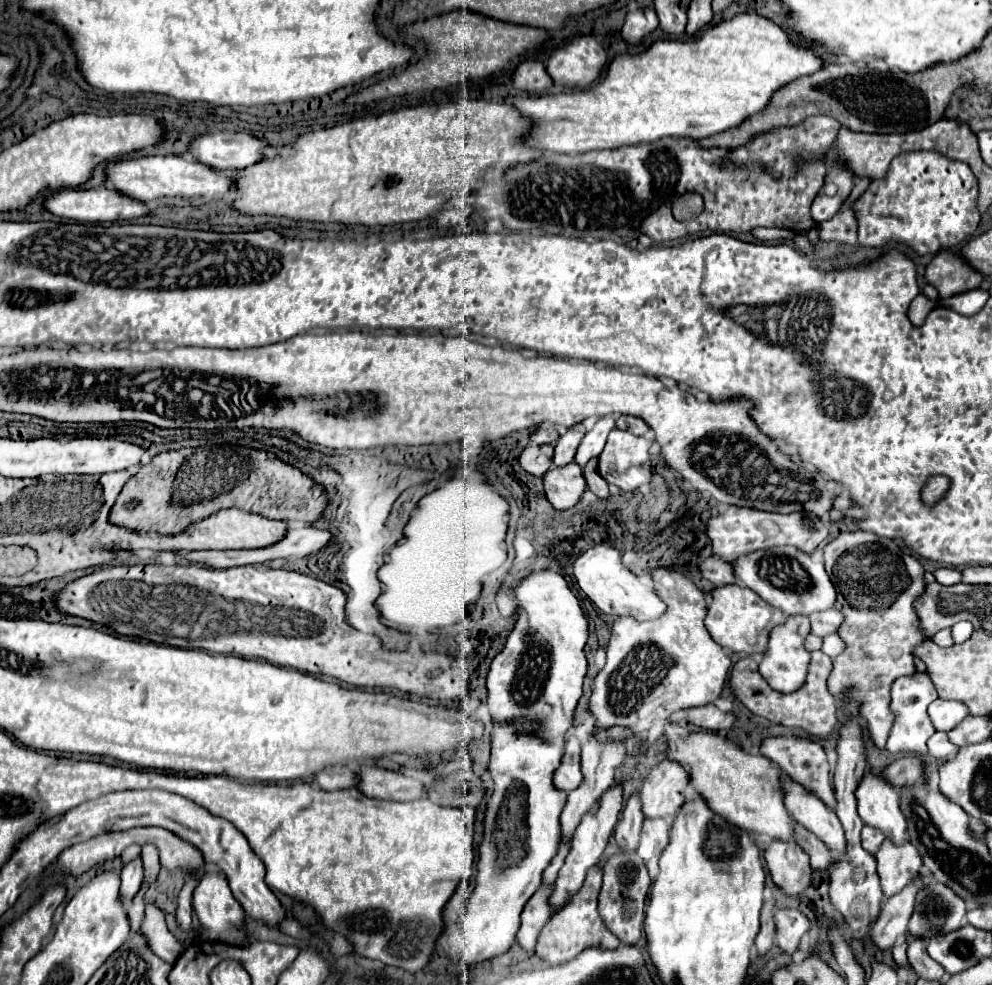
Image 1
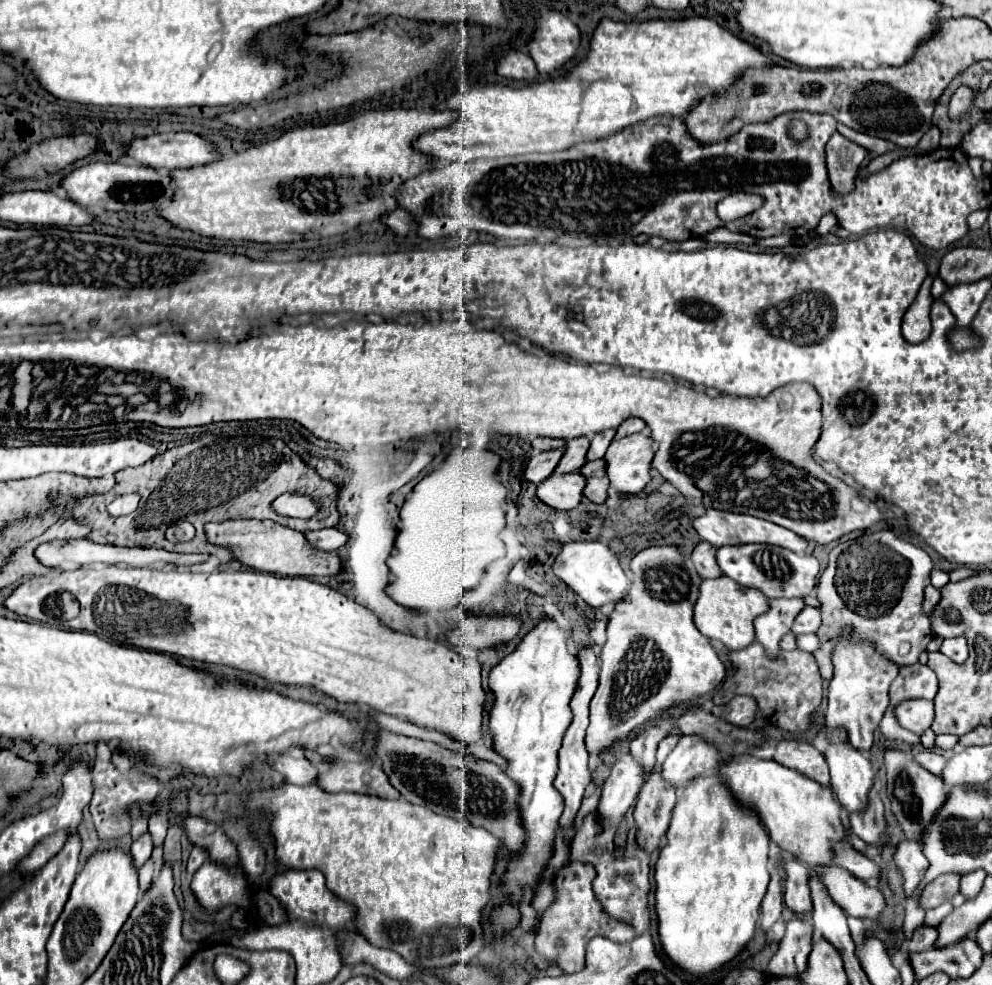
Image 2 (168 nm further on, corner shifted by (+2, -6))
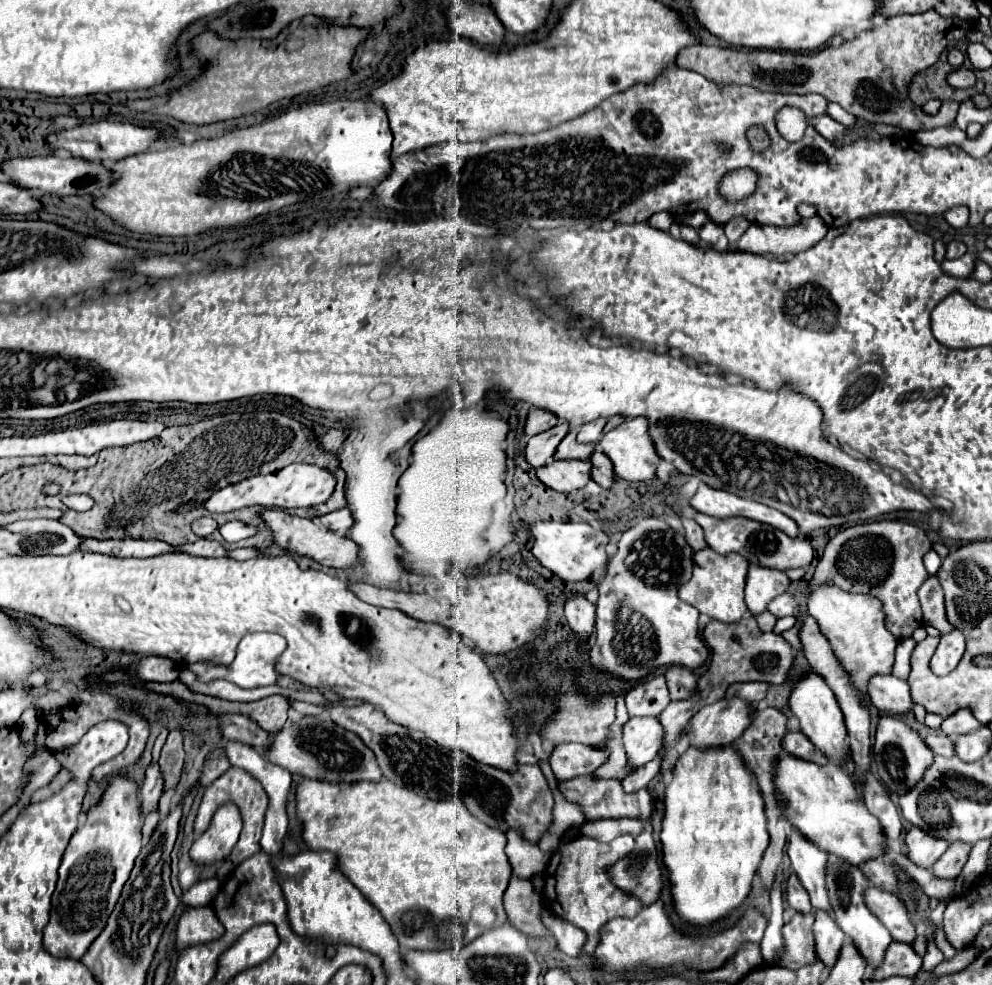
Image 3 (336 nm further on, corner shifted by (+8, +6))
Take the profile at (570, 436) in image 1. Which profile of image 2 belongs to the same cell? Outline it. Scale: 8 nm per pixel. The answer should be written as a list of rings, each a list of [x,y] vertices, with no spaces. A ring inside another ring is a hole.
[[[577,437],[567,441],[567,449],[555,467],[555,473],[573,473],[579,471],[585,463],[585,453],[589,449],[589,439],[587,437]]]

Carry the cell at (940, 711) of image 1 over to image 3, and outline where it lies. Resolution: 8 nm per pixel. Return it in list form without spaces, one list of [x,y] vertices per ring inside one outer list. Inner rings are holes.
[[[873,675],[867,683],[867,693],[871,703],[889,715],[905,715],[913,707],[907,681],[893,675]]]

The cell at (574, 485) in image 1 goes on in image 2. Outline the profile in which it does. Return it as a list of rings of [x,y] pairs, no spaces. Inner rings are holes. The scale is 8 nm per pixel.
[[[581,473],[551,475],[537,485],[537,497],[557,511],[575,509],[583,497],[585,479]]]

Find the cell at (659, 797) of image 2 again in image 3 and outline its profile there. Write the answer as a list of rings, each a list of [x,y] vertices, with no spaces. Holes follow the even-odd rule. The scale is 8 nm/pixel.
[[[745,615],[743,619],[739,619],[737,623],[721,623],[721,621],[709,621],[707,627],[703,629],[703,639],[707,643],[707,647],[711,649],[711,663],[707,667],[707,671],[699,677],[697,681],[697,689],[691,697],[683,699],[683,701],[671,701],[663,713],[659,715],[663,729],[665,729],[665,743],[671,749],[667,751],[669,759],[665,759],[661,771],[669,771],[679,753],[675,751],[675,745],[679,743],[679,735],[681,731],[689,725],[691,717],[695,715],[695,711],[699,711],[701,707],[719,701],[725,697],[725,691],[729,685],[733,683],[745,683],[745,681],[765,681],[769,685],[779,685],[785,681],[791,665],[793,665],[793,649],[791,645],[781,639],[781,635],[777,633],[763,633],[755,619],[751,615]]]

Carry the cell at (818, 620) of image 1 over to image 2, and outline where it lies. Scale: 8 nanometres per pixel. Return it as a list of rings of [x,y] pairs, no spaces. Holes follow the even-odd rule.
[[[805,607],[795,623],[793,623],[793,633],[801,635],[801,633],[817,633],[817,629],[821,627],[821,611],[815,607]]]

